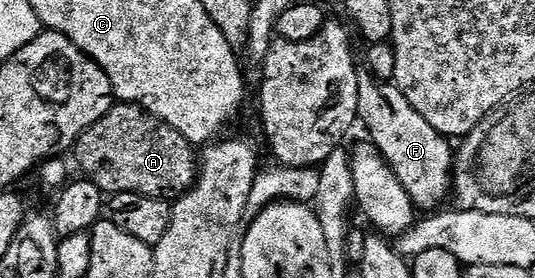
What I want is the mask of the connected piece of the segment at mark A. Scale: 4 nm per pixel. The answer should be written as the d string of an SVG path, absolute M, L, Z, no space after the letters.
M114 103L113 108L107 110L107 114L103 114L103 118L99 118L99 122L95 122L95 126L88 128L77 140L76 152L77 164L85 171L82 173L106 194L143 194L147 198L175 202L193 188L197 173L200 172L199 156L194 145L179 130L175 130L158 116L151 115L138 104Z

